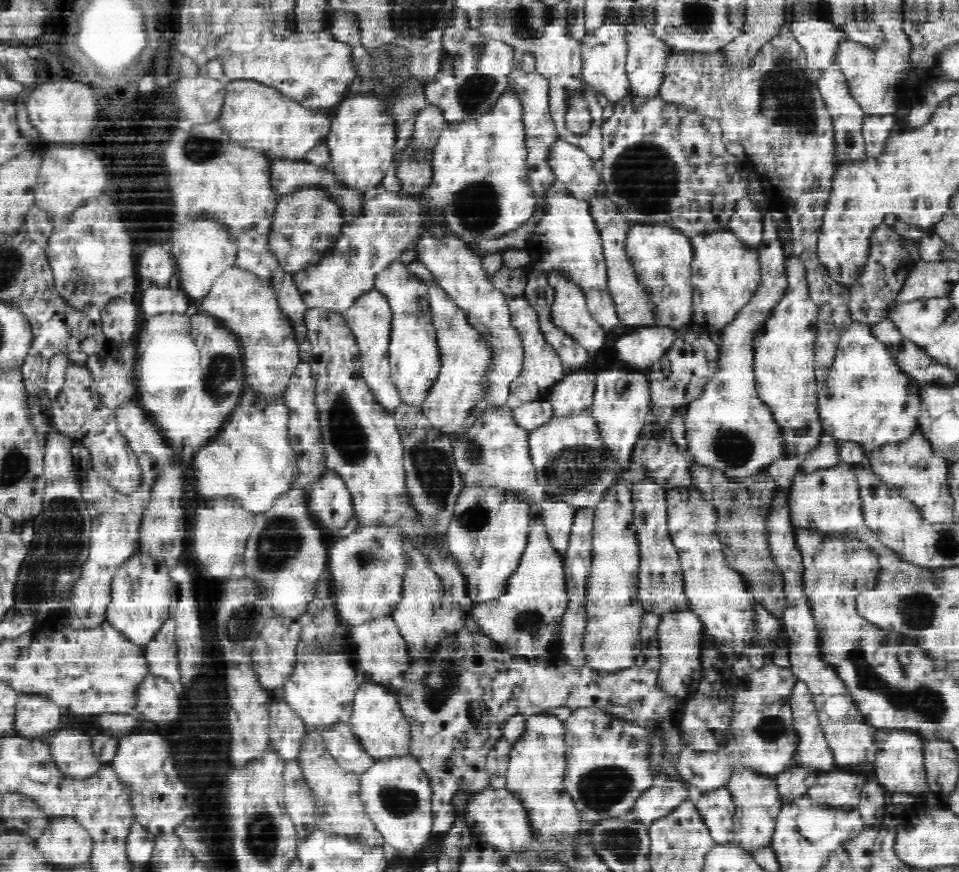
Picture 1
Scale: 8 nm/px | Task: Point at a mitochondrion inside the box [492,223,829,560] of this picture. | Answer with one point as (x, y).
(572, 469)

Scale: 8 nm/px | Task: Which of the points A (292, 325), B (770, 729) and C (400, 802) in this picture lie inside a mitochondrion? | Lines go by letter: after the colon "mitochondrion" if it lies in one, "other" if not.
A: other
B: mitochondrion
C: mitochondrion

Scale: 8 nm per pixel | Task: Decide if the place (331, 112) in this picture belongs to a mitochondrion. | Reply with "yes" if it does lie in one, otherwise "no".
no

